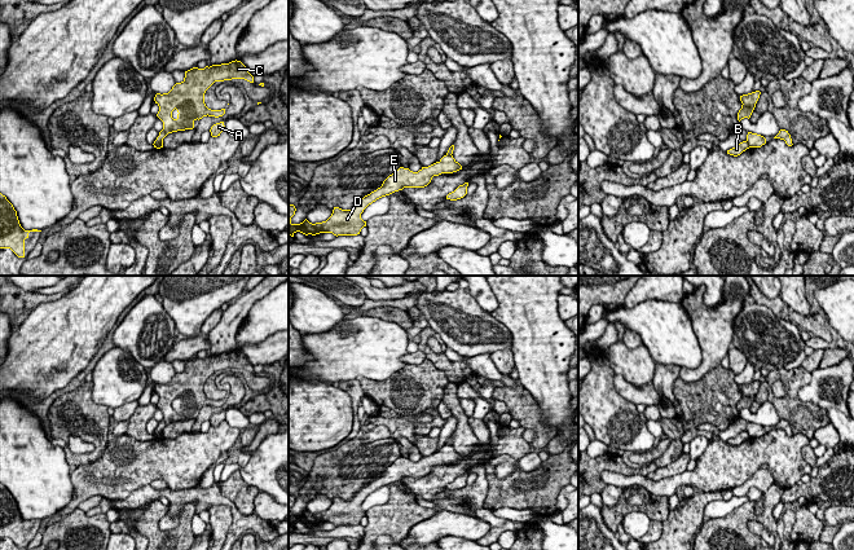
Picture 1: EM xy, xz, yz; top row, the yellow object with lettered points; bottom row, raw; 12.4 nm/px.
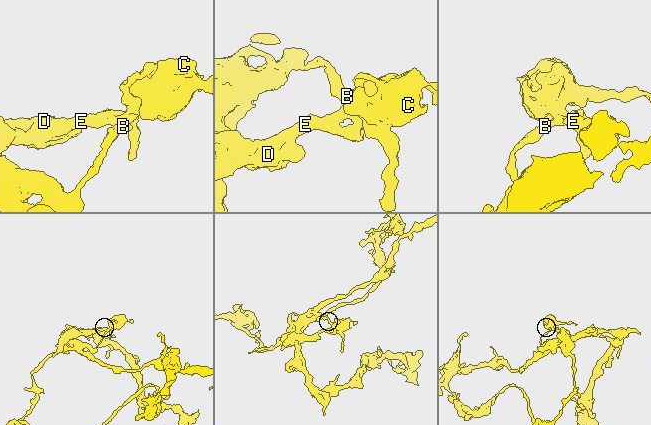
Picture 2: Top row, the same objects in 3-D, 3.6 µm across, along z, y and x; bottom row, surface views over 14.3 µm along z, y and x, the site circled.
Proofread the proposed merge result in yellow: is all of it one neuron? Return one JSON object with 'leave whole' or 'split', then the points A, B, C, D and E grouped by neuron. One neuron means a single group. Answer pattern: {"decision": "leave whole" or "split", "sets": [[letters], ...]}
{"decision": "split", "sets": [["A", "C", "D", "E"], ["B"]]}

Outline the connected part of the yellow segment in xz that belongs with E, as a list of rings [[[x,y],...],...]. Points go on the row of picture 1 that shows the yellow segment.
[[[448,154],[439,162],[428,167],[422,167],[418,172],[400,167],[383,181],[380,188],[365,195],[352,210],[334,207],[331,216],[322,223],[312,224],[305,219],[300,224],[292,224],[291,217],[295,215],[296,208],[294,204],[289,204],[289,236],[294,237],[296,232],[305,236],[316,236],[320,233],[333,233],[336,237],[357,236],[361,229],[366,226],[366,221],[361,219],[361,214],[377,199],[402,190],[404,188],[424,188],[431,182],[433,176],[453,173],[459,170],[462,170],[462,166],[453,158],[453,155]]]

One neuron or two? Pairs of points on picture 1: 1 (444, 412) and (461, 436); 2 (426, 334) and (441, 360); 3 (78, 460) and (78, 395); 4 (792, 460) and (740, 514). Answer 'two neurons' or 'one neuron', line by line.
1: two neurons
2: one neuron
3: one neuron
4: two neurons

